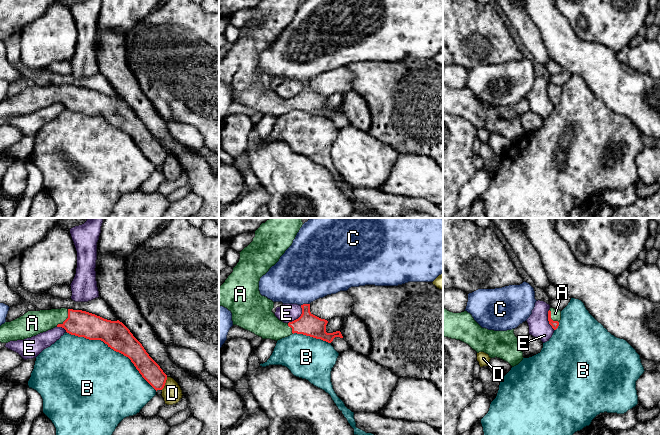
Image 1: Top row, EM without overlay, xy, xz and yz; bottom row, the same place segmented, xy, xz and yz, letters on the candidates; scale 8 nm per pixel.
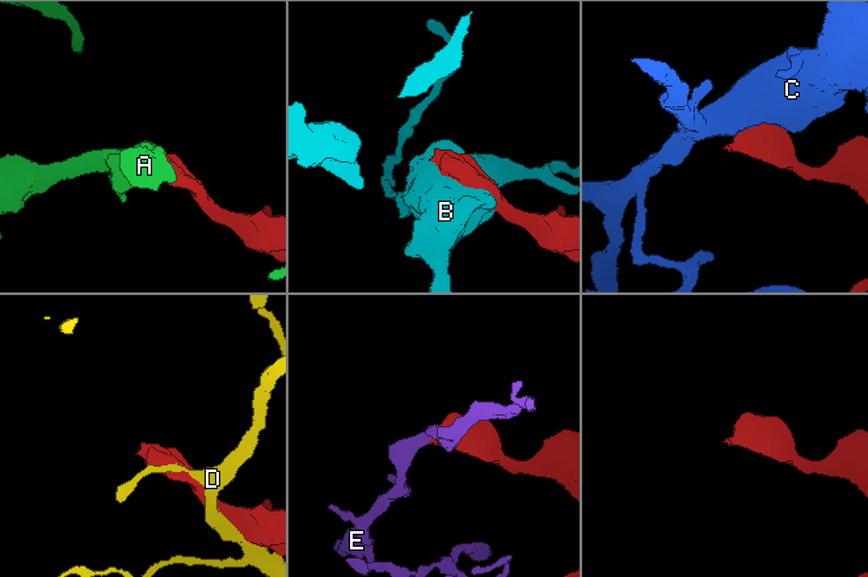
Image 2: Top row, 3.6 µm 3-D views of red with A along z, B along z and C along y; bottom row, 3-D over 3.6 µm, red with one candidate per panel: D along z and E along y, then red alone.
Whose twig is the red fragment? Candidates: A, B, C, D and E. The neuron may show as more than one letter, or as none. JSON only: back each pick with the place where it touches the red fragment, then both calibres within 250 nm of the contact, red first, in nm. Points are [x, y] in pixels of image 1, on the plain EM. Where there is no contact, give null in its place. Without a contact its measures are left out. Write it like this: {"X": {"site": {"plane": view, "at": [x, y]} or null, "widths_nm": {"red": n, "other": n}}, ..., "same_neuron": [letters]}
{"A": {"site": {"plane": "xy", "at": [66, 95]}, "widths_nm": {"red": 220, "other": 190}}, "same_neuron": ["A"]}

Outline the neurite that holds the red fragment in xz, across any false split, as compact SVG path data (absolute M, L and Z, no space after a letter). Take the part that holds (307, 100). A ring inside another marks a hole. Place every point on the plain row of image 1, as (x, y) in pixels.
M261 0L255 7L253 17L240 29L240 35L233 48L219 62L219 81L232 89L233 101L248 106L262 115L278 117L294 109L303 110L331 119L335 113L343 114L340 107L326 108L327 96L321 95L310 88L310 80L301 81L301 92L289 99L280 97L272 88L274 78L259 67L260 54L274 42L292 21L303 0Z

